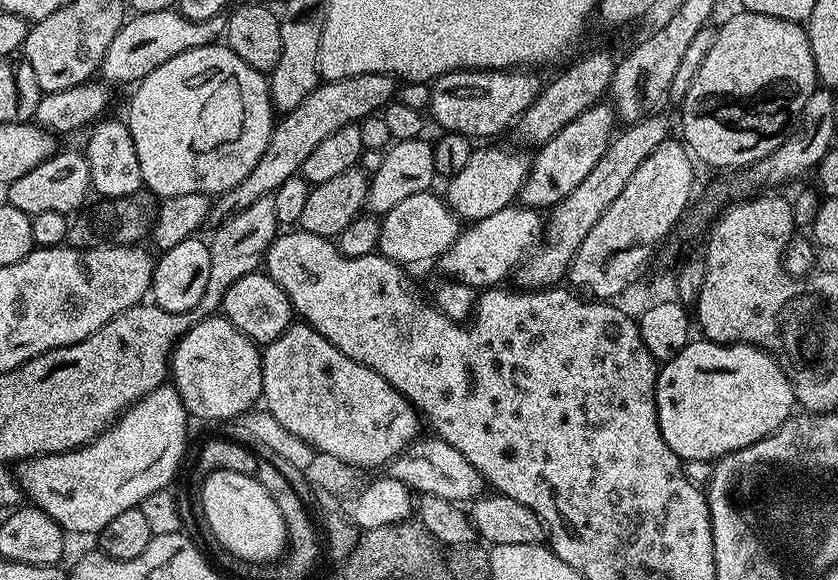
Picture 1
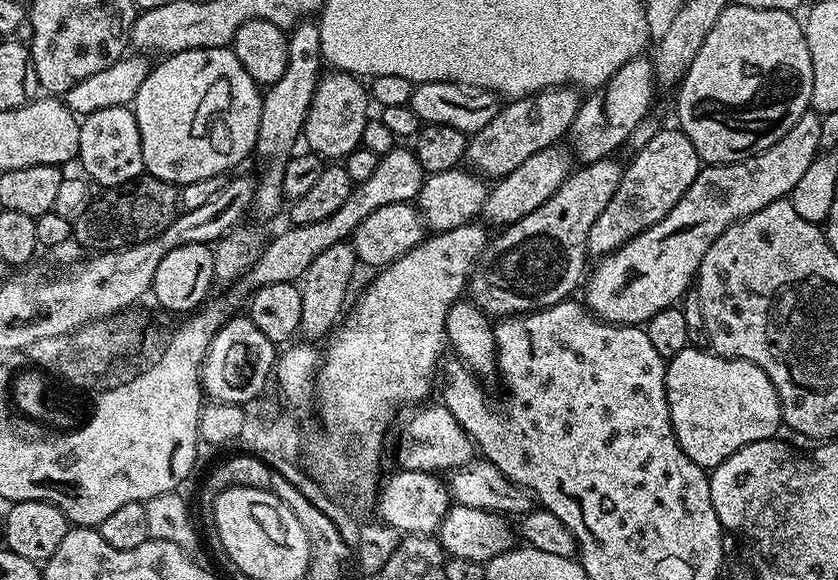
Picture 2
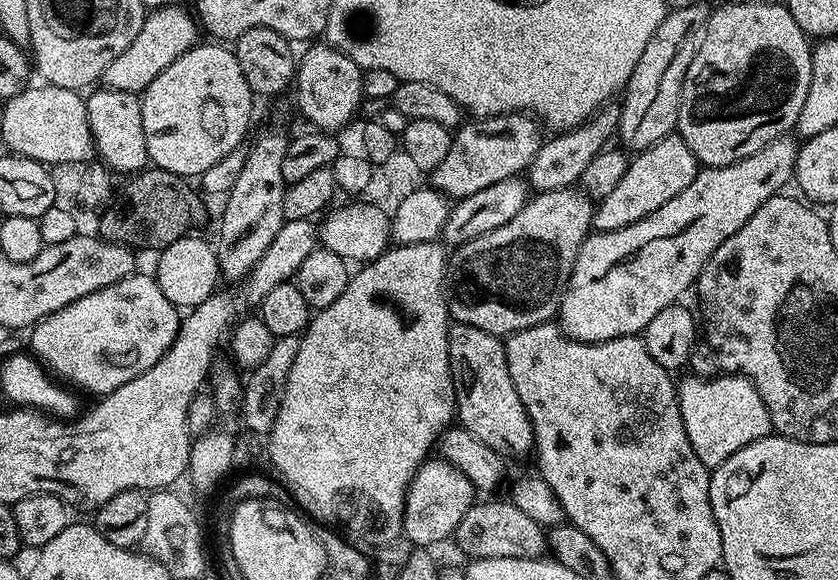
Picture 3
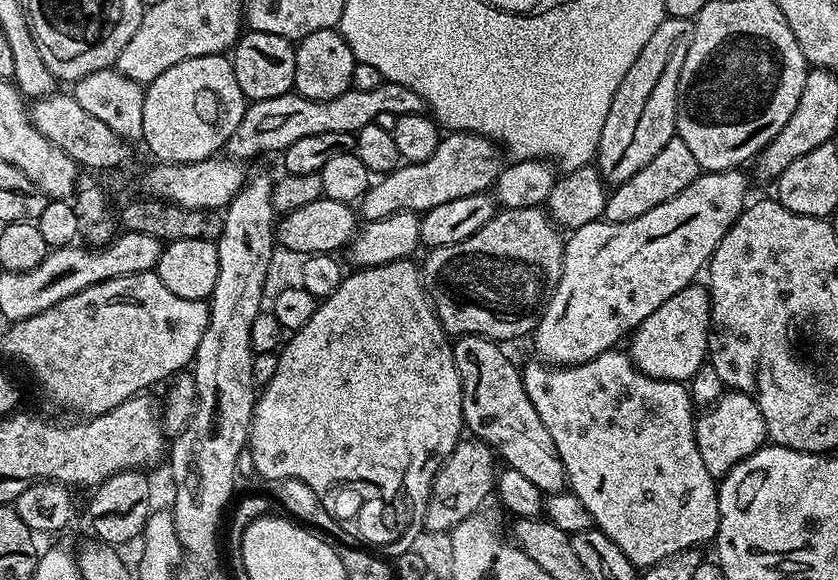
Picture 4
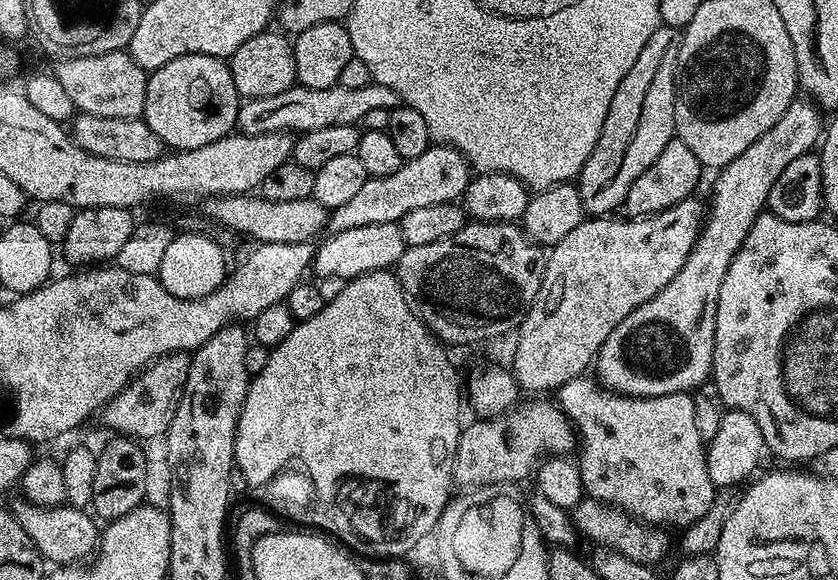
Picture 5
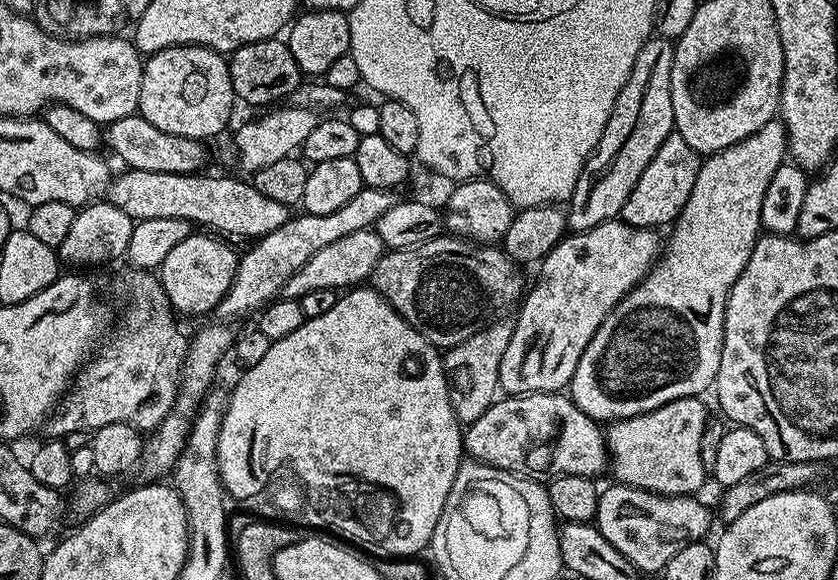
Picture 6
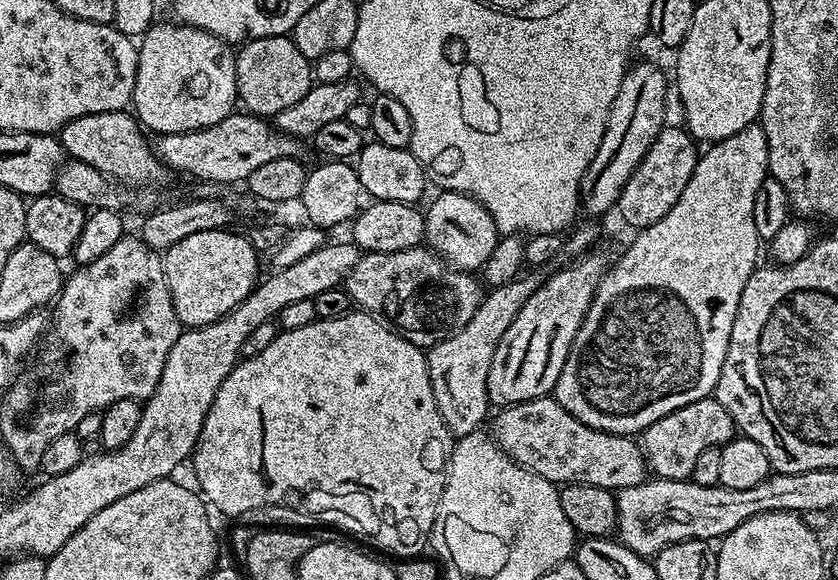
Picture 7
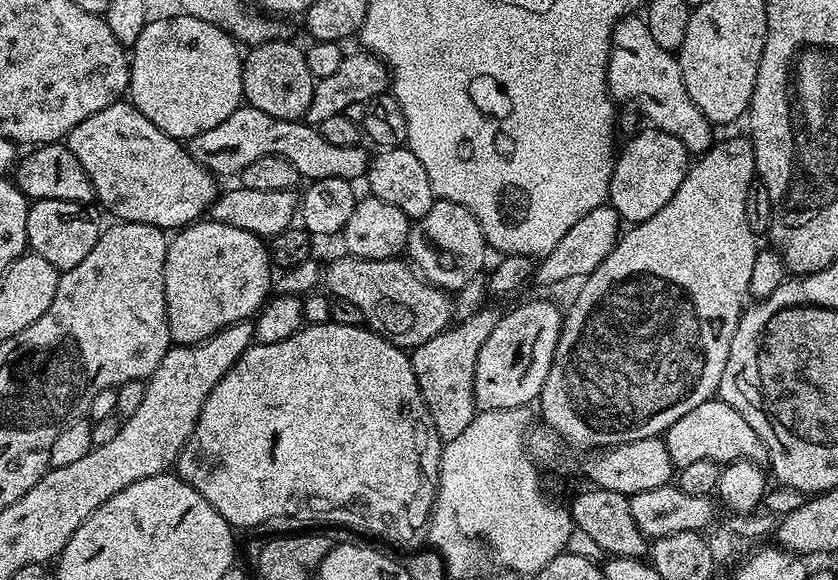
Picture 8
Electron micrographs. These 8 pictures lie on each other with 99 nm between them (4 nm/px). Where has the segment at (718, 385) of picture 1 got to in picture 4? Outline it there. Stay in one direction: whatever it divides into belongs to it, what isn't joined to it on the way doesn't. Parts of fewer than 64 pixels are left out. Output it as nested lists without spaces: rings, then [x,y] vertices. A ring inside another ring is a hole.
[[[725,391],[721,400],[696,416],[698,454],[702,454],[706,470],[710,470],[710,474],[717,478],[727,476],[738,462],[765,447],[767,434],[762,410],[758,410],[755,399],[747,392]]]

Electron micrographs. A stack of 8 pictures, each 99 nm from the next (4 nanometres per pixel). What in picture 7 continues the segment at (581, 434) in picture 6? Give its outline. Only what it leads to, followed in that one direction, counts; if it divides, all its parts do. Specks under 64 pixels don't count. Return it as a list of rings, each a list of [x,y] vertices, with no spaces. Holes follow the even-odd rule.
[[[551,395],[539,396],[536,400],[527,400],[521,404],[510,404],[496,420],[494,439],[500,449],[515,464],[529,468],[534,474],[546,478],[551,484],[567,486],[570,484],[589,484],[609,490],[619,490],[626,486],[638,486],[644,483],[650,469],[644,458],[644,449],[631,436],[615,436],[602,430],[594,430],[578,418],[571,416],[567,410]]]

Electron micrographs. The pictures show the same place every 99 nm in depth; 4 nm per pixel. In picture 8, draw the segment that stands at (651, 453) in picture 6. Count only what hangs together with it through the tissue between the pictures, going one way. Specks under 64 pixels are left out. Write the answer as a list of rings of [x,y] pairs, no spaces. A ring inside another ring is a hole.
[[[719,398],[702,402],[702,406],[694,406],[690,414],[682,414],[682,418],[678,418],[678,422],[674,422],[663,433],[662,439],[666,450],[670,450],[670,458],[677,469],[699,460],[712,460],[723,466],[735,460],[760,462],[766,456],[764,443],[758,438],[758,434],[754,434],[750,422],[746,422],[746,418],[742,418],[742,414],[734,410],[734,406]]]

